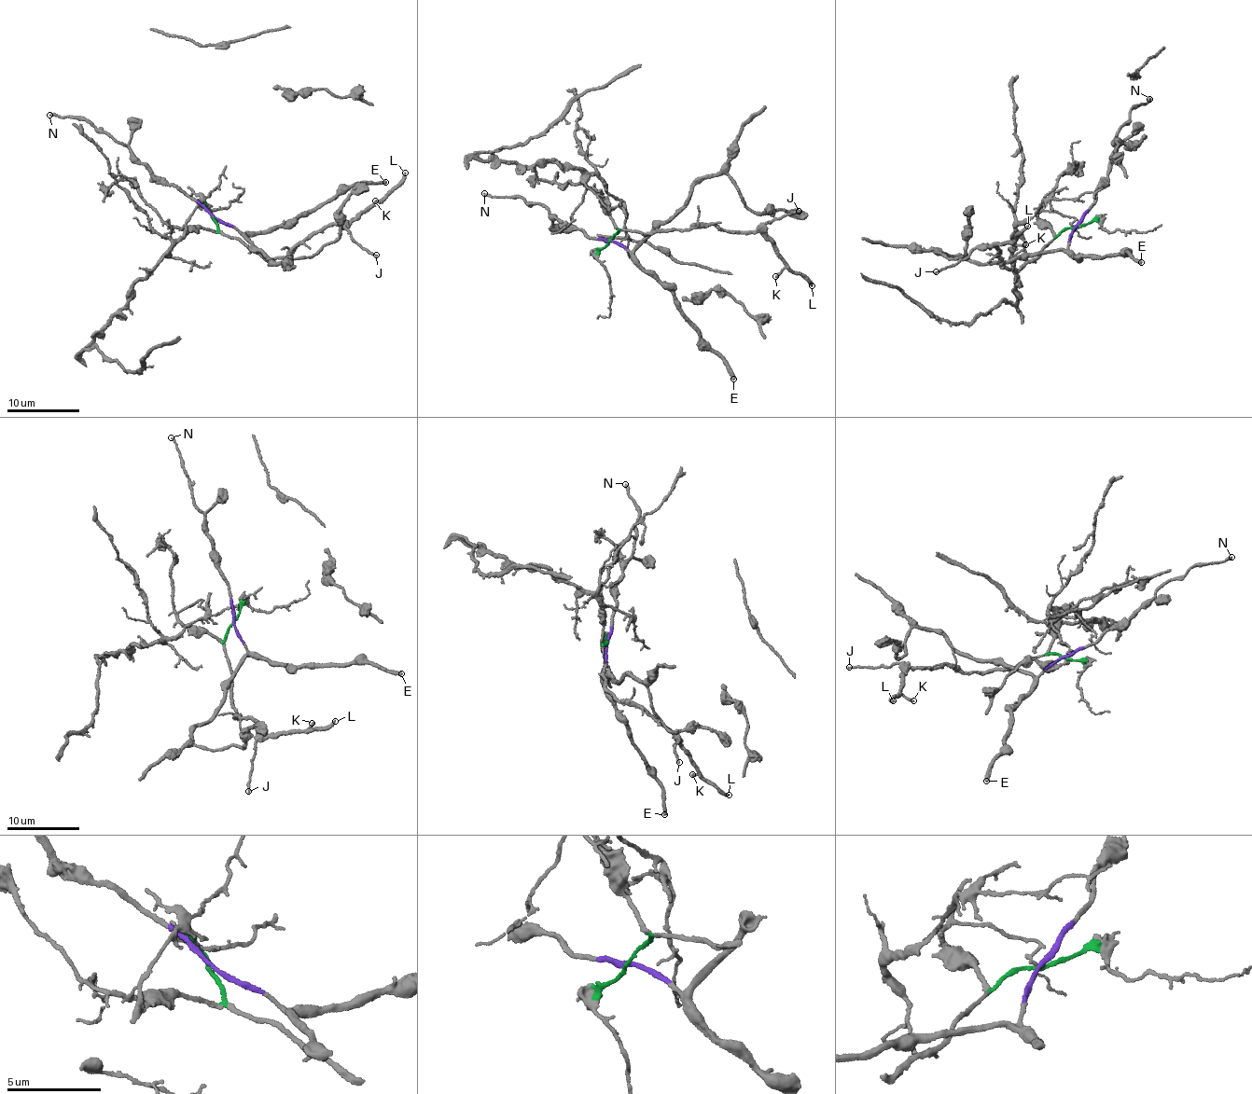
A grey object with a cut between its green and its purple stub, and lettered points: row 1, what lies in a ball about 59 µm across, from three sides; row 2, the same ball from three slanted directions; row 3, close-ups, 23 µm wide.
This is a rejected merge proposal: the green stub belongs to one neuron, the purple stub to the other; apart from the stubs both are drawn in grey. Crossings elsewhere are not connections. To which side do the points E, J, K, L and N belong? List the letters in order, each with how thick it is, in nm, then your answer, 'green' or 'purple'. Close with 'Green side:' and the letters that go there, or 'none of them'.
E: 360 nm thick; purple
J: 160 nm thick; green
K: 200 nm thick; green
L: 240 nm thick; green
N: 200 nm thick; purple
Green side: J, K, L

